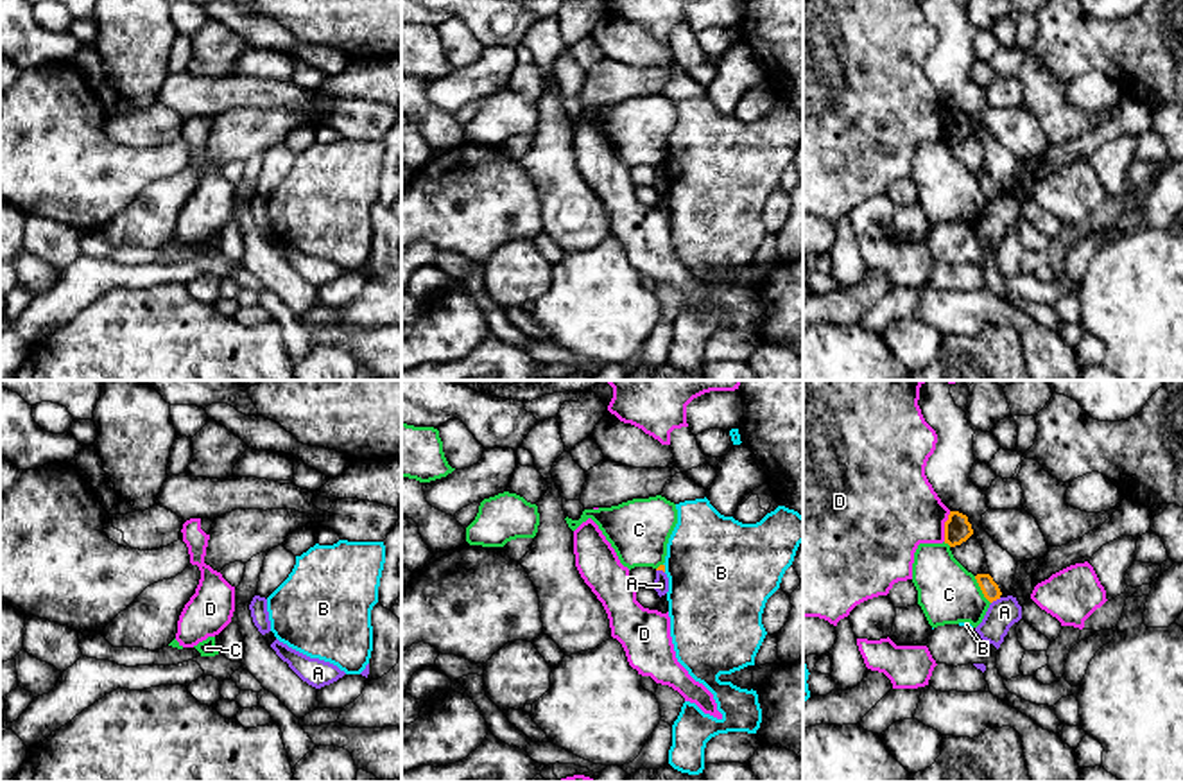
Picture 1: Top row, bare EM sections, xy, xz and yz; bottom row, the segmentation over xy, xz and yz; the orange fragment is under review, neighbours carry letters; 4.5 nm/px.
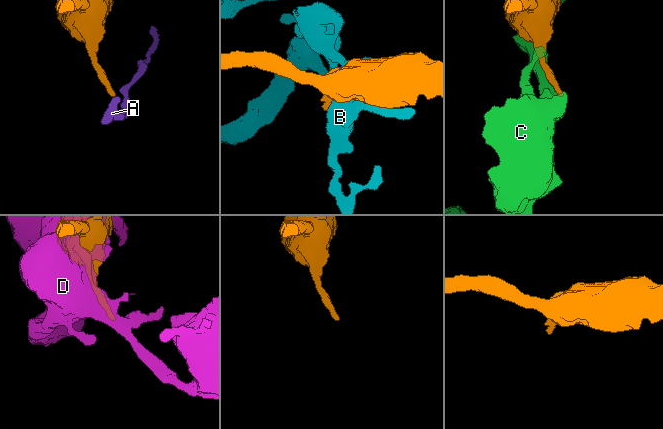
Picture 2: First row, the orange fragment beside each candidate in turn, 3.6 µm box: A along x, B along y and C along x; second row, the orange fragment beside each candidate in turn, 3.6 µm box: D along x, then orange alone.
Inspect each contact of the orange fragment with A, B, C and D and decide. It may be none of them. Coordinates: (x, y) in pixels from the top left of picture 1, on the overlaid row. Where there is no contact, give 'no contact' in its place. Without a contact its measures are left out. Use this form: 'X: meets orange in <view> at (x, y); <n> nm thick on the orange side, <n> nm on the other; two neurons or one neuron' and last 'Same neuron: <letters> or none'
A: meets orange in yz at (995, 599); 80 nm thick on the orange side, 140 nm on the other; two neurons
B: meets orange in xz at (664, 567); 30 nm thick on the orange side, 460 nm on the other; two neurons
C: meets orange in yz at (981, 589); 80 nm thick on the orange side, 280 nm on the other; two neurons
D: meets orange in yz at (945, 526); 120 nm thick on the orange side, 400 nm on the other; two neurons
Same neuron: none

